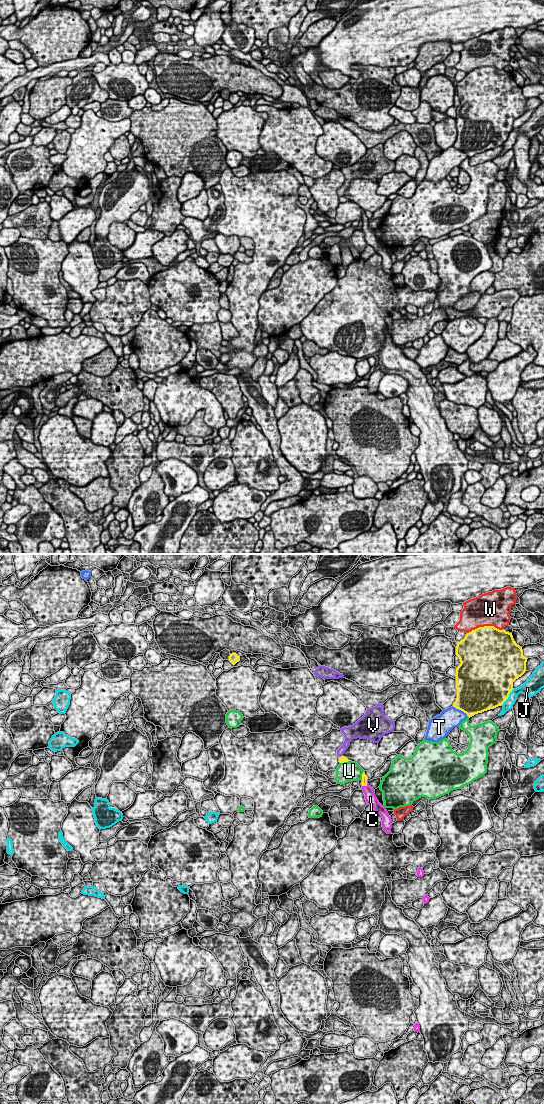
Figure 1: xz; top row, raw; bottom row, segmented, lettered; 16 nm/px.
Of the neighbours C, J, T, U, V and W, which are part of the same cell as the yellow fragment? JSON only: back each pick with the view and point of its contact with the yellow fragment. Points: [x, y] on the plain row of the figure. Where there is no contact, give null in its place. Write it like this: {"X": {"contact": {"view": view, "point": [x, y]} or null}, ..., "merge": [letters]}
{"C": {"contact": {"view": "xz", "point": [366, 223]}}, "merge": ["C"]}

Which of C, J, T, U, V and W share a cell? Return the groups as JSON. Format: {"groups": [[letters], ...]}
{"groups": [["C"], ["J", "V"], ["T"], ["U"], ["W"]]}

